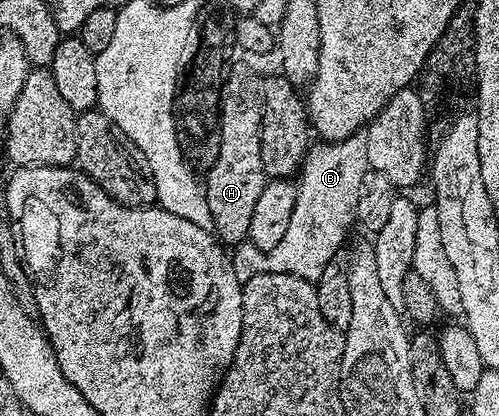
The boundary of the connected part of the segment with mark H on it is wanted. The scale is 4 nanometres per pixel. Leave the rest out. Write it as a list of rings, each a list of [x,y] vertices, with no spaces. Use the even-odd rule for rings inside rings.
[[[232,61],[221,92],[219,123],[221,124],[221,152],[205,174],[205,189],[209,214],[213,216],[214,233],[220,242],[248,241],[249,224],[257,196],[269,181],[261,164],[261,120],[263,119],[263,78],[247,62]]]

